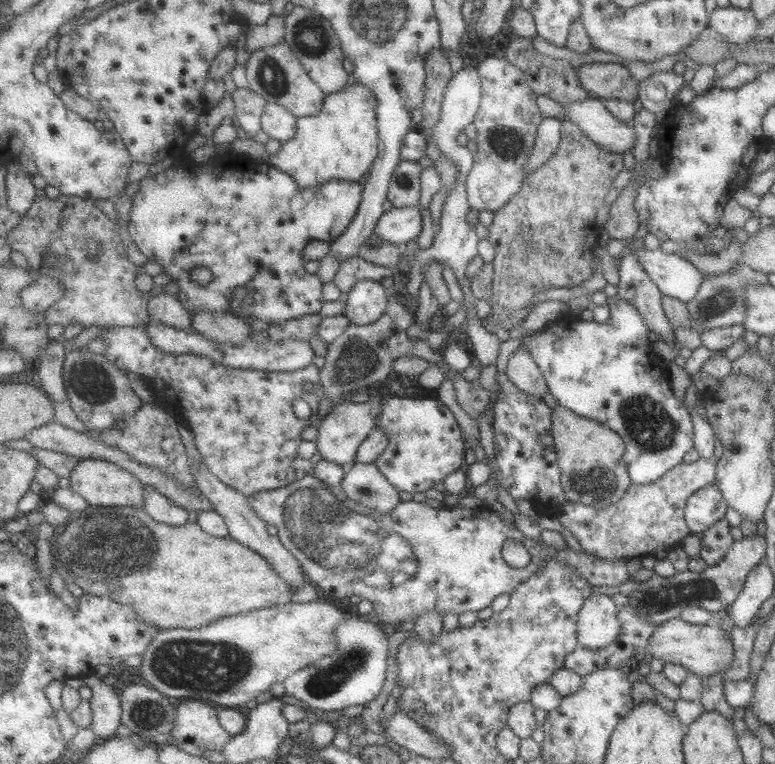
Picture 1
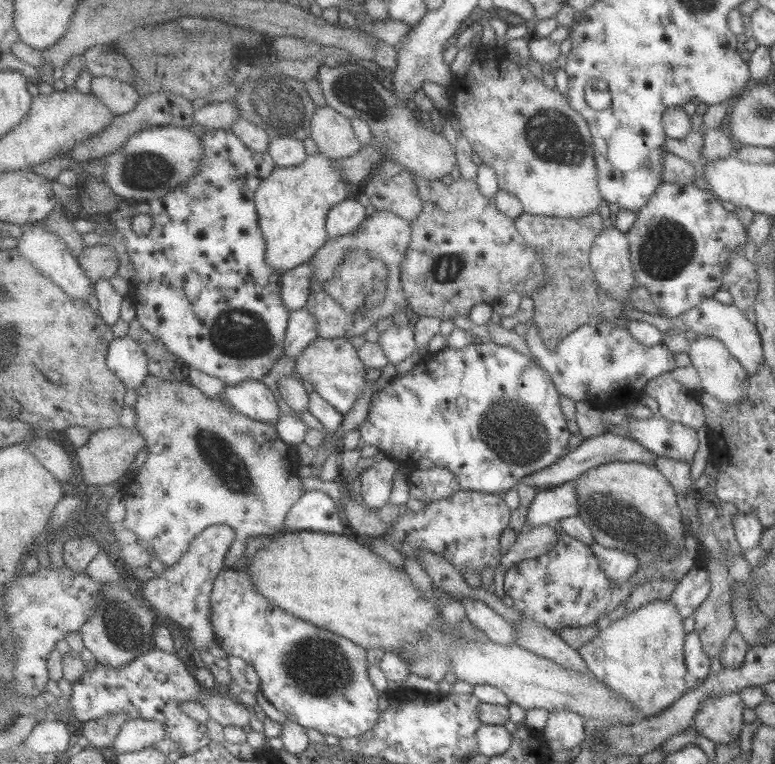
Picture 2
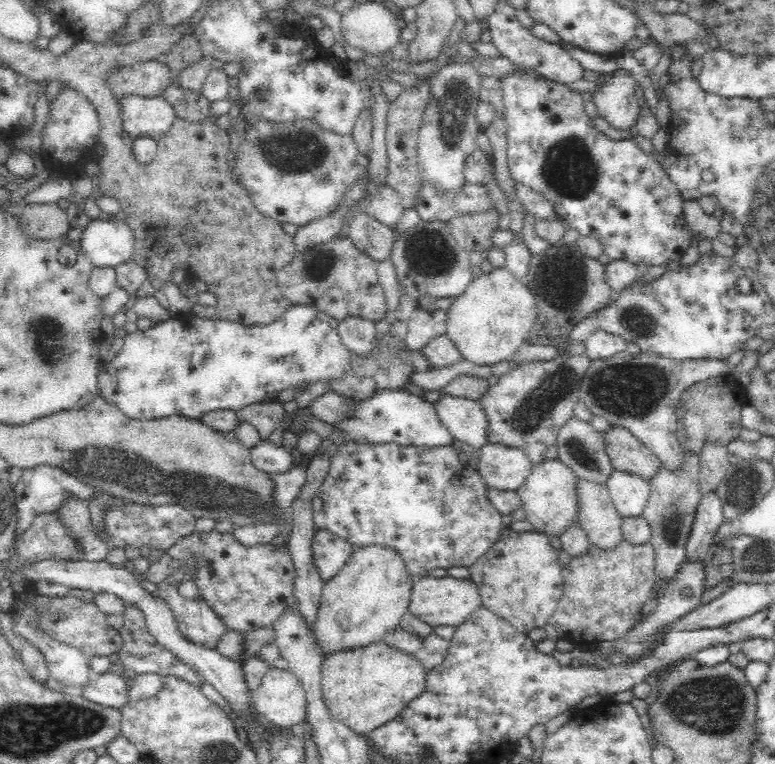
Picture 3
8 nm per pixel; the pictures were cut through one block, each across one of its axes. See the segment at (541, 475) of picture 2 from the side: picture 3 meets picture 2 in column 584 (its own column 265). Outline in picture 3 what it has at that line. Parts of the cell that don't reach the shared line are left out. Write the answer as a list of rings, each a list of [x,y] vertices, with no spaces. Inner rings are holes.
[[[263,439],[258,446],[249,451],[251,463],[264,474],[284,474],[294,464],[292,453],[288,448],[282,444],[274,444],[268,439]]]

